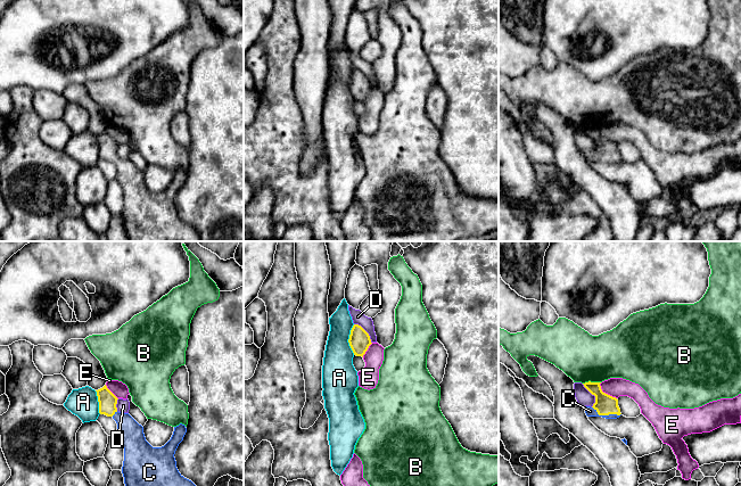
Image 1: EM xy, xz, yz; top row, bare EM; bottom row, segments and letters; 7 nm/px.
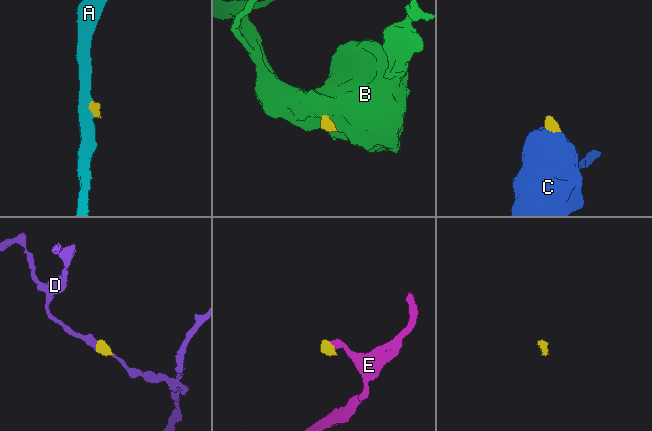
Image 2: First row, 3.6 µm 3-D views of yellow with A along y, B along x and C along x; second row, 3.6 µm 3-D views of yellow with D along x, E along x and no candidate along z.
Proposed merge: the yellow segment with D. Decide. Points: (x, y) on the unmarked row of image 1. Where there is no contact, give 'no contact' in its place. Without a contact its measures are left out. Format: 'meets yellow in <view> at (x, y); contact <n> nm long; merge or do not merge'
meets yellow in yz at (593, 139); contact 180 nm long; do not merge

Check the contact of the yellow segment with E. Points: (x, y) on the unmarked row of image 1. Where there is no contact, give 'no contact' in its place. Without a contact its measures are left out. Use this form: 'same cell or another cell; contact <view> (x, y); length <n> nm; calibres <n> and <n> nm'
another cell; contact yz (604, 138); length 170 nm; calibres 150 and 140 nm

